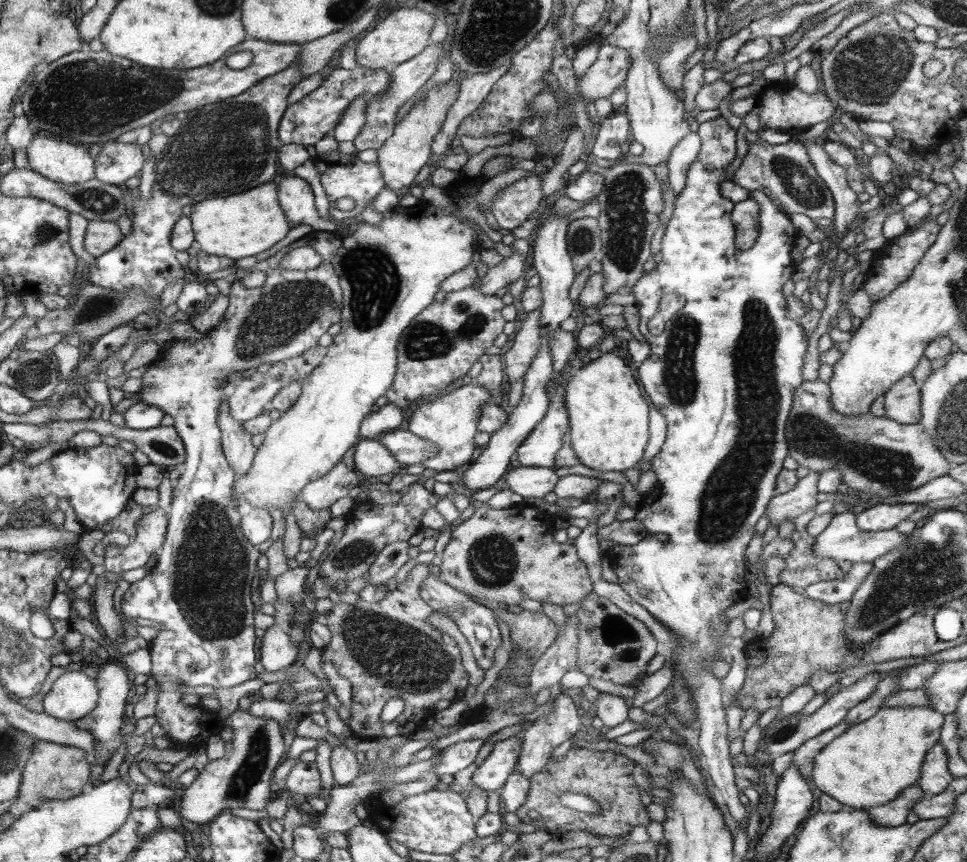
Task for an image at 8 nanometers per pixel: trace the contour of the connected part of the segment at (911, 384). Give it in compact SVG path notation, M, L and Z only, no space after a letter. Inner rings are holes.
M912 372L902 378L884 394L886 417L895 422L919 424L921 419L920 383L914 379Z

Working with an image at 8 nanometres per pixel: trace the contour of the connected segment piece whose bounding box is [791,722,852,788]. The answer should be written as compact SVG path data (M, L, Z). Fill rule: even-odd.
M842 722L838 724L838 726L834 726L834 728L830 728L830 730L822 732L822 734L818 734L818 736L814 736L814 738L806 740L806 742L804 742L800 748L794 750L791 766L798 766L798 770L800 770L802 775L809 780L809 784L812 786L812 788L815 787L812 780L814 757L818 755L818 753L820 753L824 747L828 746L829 742L832 742L836 737L848 730L850 726L852 726L852 724Z

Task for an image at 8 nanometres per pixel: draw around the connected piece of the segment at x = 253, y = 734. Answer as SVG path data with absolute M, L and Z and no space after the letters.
M239 708L234 710L233 714L225 721L225 725L234 730L234 735L232 736L233 748L230 752L225 752L222 758L208 762L189 787L181 788L182 800L176 804L176 808L180 818L182 817L184 820L202 825L213 821L223 811L232 808L262 810L266 808L268 801L270 802L272 776L279 769L282 755L286 752L283 736L284 728L272 718L253 716Z

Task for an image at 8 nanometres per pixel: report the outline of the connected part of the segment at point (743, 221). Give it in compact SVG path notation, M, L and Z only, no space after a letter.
M747 198L738 202L732 210L732 223L736 228L737 246L744 252L754 246L760 232L759 204Z

